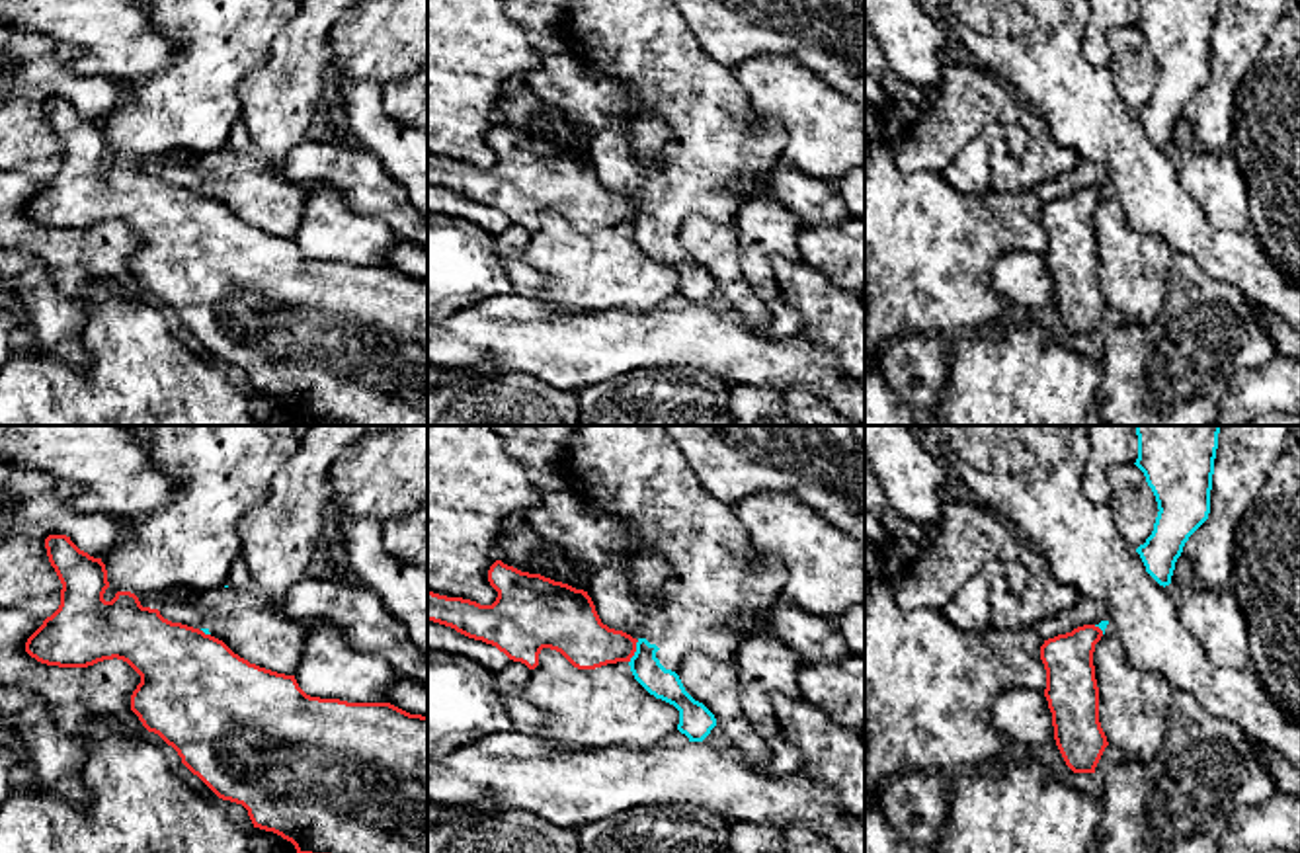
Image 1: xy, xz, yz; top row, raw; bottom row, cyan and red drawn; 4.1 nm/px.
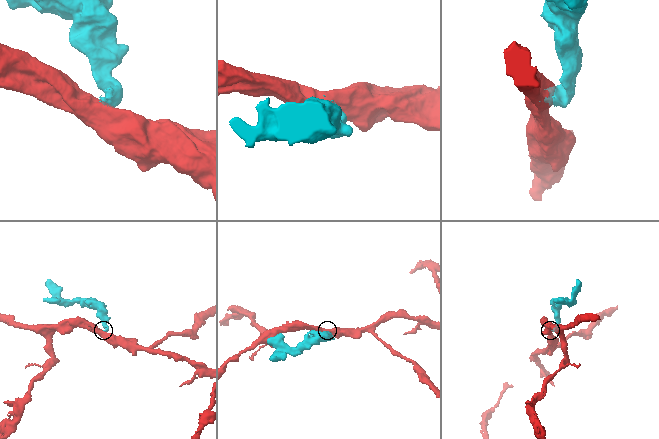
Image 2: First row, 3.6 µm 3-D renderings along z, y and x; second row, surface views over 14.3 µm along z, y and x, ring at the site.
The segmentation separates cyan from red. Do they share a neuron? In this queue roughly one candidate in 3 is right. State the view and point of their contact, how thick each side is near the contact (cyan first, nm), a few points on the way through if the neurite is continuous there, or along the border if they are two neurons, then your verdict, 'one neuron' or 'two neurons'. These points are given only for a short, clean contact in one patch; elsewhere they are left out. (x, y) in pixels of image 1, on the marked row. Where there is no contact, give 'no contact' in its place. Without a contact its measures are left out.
contact xz (635, 652); calibres 130 and 220 nm; border xz (639, 641), (629, 662); two neurons

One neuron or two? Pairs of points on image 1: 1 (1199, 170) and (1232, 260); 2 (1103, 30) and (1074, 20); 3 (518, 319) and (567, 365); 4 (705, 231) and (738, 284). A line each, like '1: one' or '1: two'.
1: two
2: two
3: one
4: one

